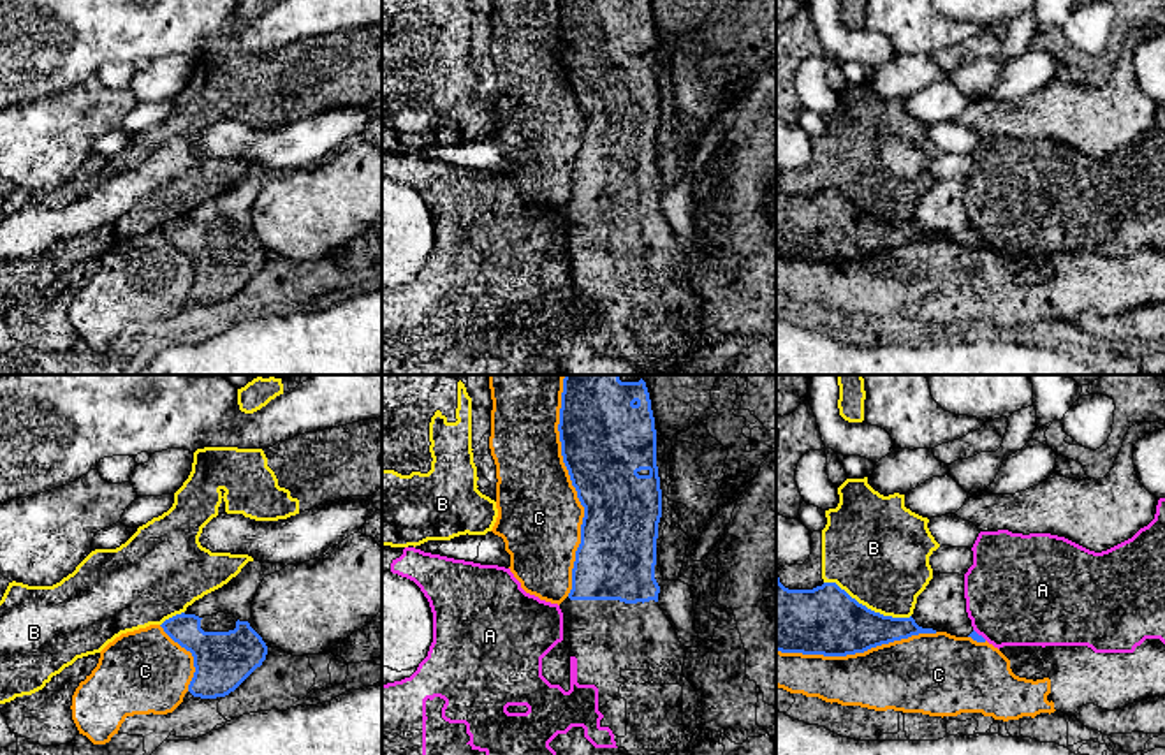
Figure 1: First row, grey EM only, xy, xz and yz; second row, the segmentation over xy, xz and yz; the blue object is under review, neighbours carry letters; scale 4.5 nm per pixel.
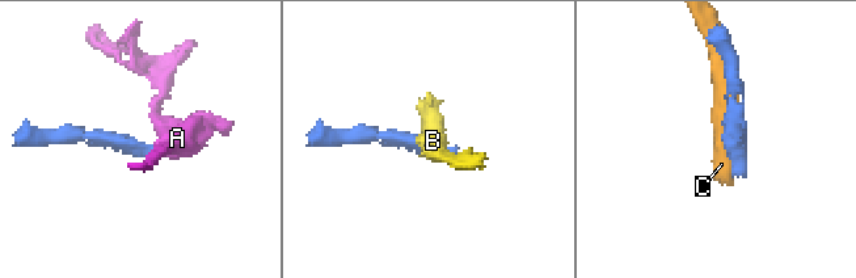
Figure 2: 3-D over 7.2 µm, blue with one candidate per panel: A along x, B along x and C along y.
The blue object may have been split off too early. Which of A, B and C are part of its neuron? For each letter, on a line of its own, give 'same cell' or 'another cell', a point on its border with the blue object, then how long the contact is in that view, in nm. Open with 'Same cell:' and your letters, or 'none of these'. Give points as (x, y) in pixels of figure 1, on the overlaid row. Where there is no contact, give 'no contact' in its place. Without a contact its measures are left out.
Same cell: none of these
A: another cell; contact yz (981, 636); length 80 nm
B: another cell; contact yz (866, 608); length 440 nm
C: another cell; contact xz (572, 484); length 1000 nm

